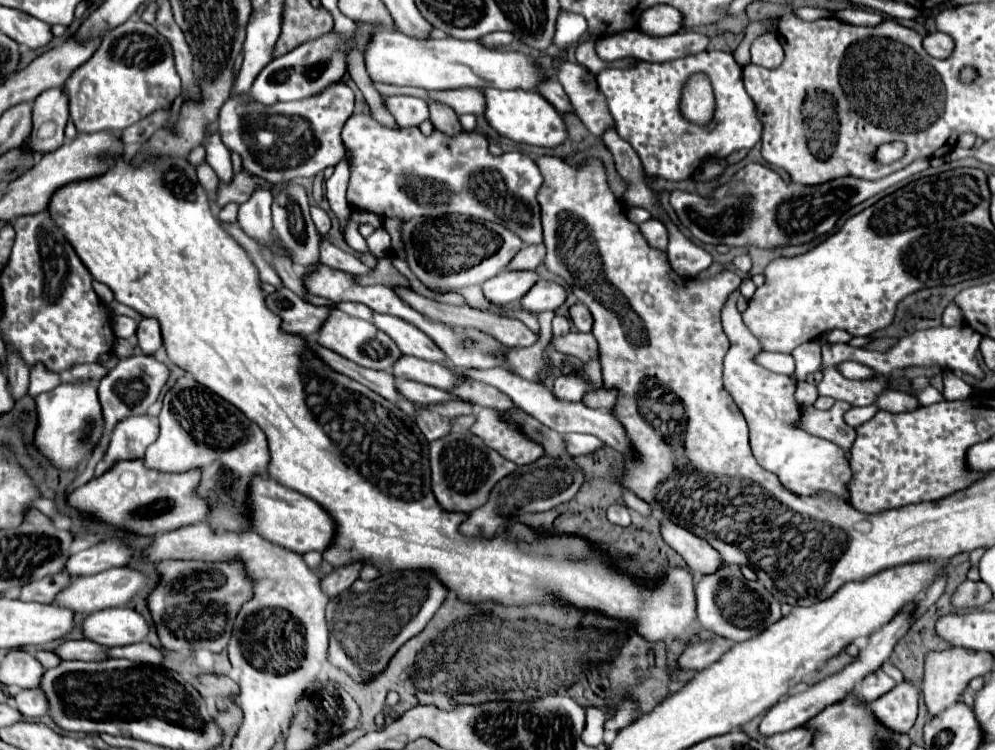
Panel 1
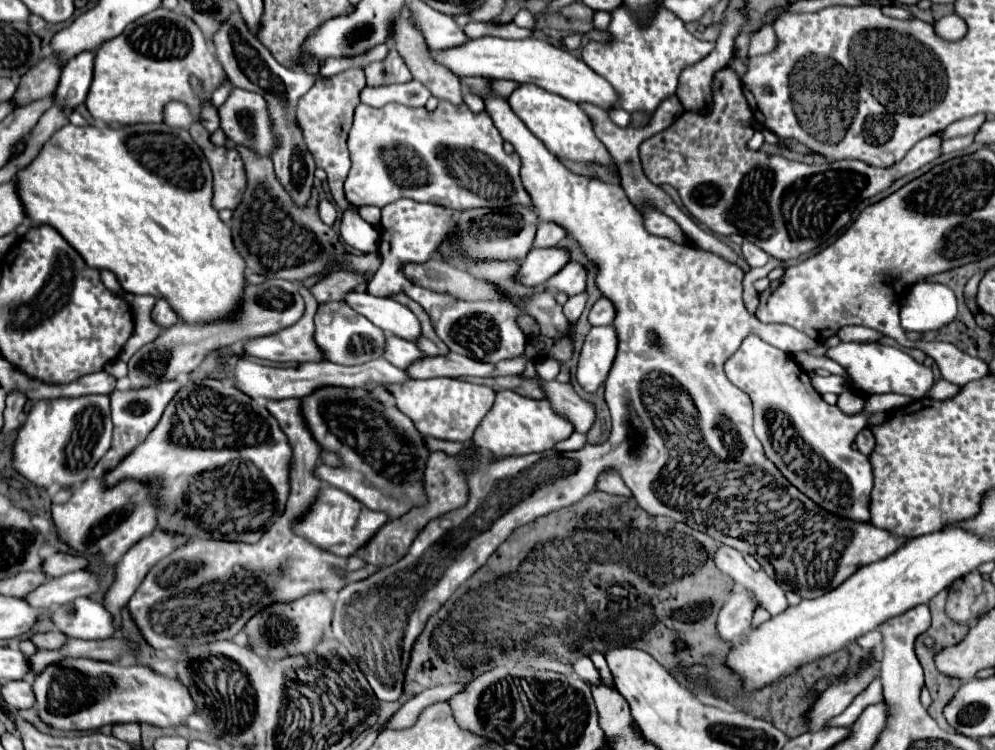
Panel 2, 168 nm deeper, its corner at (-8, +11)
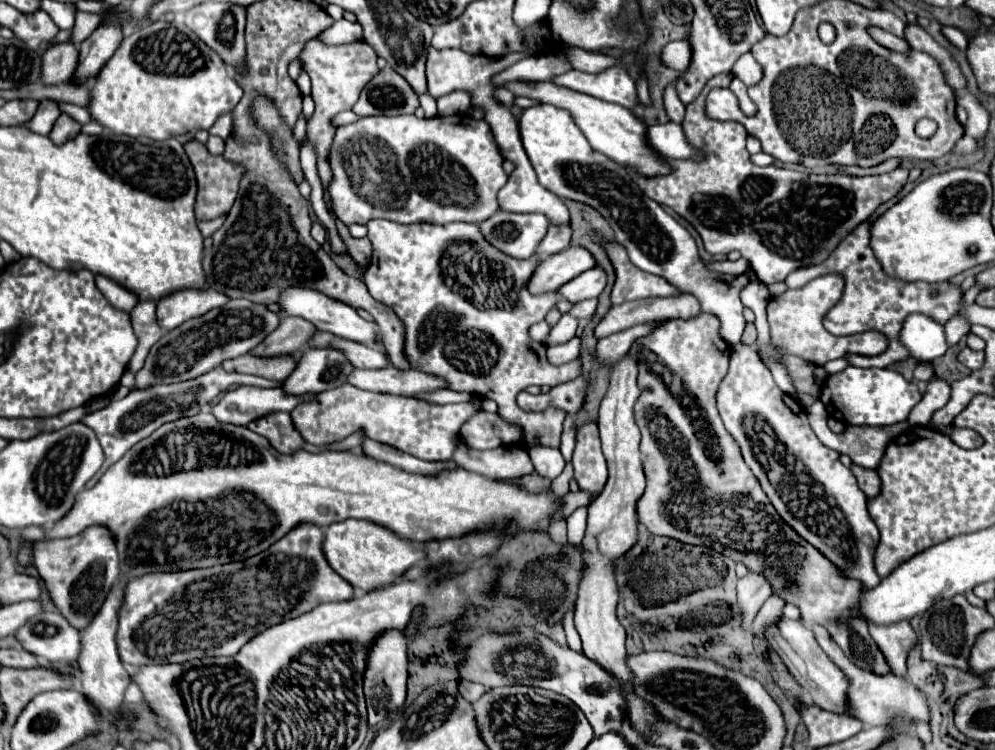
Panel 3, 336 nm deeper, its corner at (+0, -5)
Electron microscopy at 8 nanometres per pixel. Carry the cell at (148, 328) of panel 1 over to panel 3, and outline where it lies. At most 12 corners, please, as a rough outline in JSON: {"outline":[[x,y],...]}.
{"outline":[[178,290],[158,300],[164,330],[224,306],[214,290]]}

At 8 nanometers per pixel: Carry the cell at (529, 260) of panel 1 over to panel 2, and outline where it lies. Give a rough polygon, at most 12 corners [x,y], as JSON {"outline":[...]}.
{"outline":[[540,222],[534,248],[554,248],[566,232]]}

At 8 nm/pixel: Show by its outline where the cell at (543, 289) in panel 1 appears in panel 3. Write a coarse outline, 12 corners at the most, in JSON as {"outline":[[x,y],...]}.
{"outline":[[602,268],[582,272],[558,288],[572,304],[600,296],[608,276]]}

